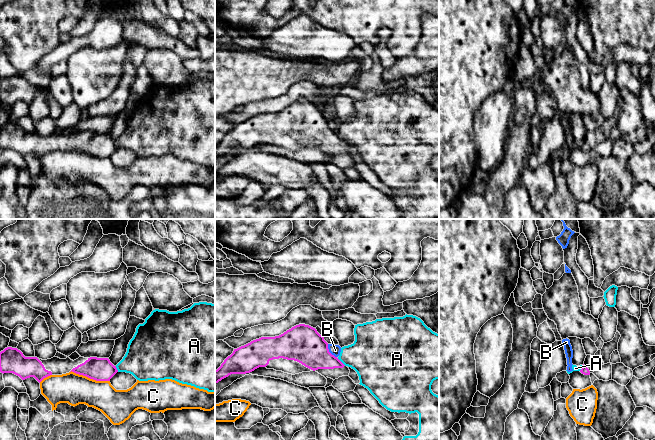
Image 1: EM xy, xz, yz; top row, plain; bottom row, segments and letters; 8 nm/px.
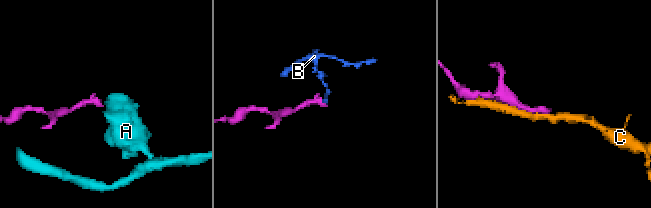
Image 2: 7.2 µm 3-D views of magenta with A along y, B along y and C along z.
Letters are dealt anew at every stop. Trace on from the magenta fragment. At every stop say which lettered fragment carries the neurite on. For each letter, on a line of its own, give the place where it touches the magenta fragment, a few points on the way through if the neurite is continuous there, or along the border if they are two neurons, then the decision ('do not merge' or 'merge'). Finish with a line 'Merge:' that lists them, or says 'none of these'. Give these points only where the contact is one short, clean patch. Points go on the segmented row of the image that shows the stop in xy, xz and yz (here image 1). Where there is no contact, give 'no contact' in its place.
A: contact xz (340, 361); border xz (337, 358), (345, 365); do not merge
B: contact xz (328, 351); border xz (327, 344), (328, 350), (336, 357); do not merge
C: contact xy (90, 378); do not merge
Merge: none of these

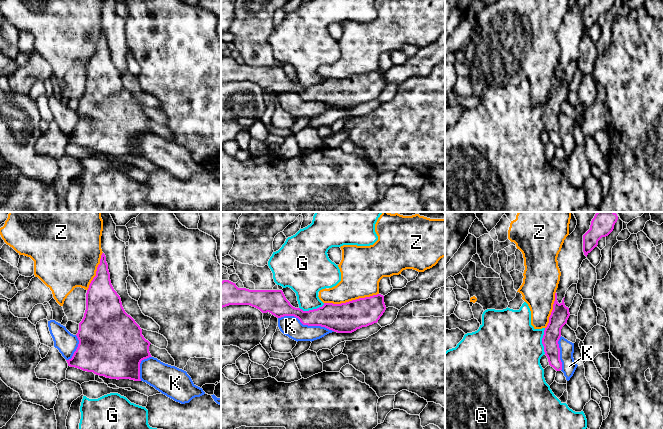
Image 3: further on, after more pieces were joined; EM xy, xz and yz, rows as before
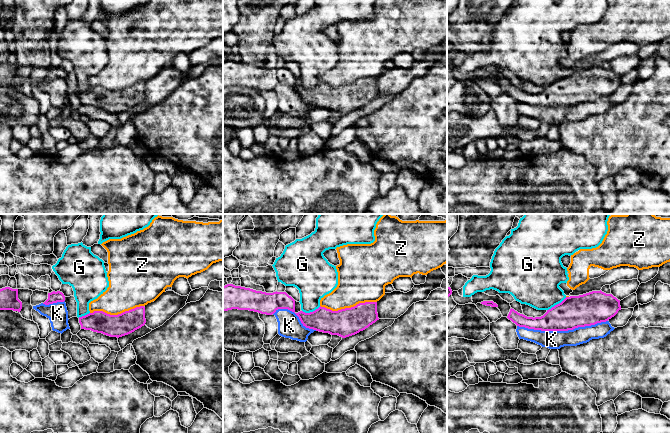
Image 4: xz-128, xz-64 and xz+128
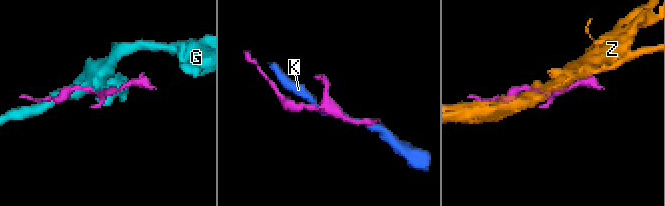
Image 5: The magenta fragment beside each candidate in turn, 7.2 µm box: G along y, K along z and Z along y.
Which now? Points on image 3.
G: contact xz (311, 310); do not merge
K: contact xz (306, 324); do not merge
Z: contact xz (352, 300); do not merge
Merge: none of these

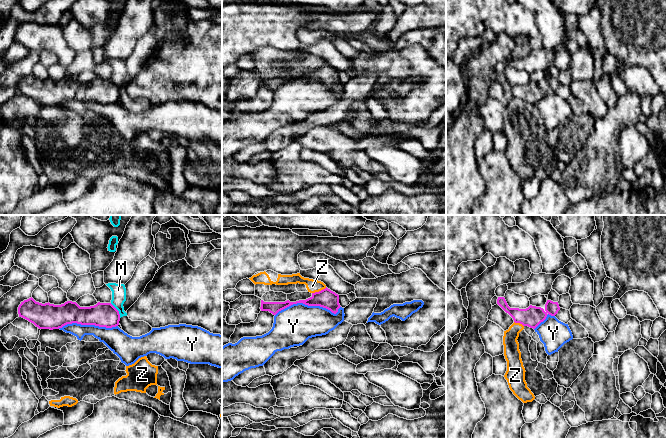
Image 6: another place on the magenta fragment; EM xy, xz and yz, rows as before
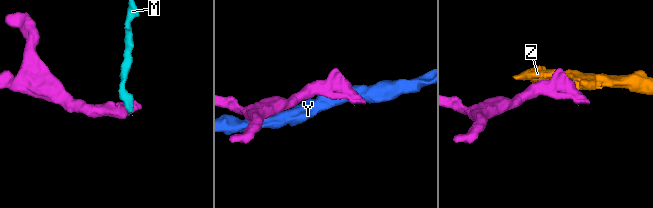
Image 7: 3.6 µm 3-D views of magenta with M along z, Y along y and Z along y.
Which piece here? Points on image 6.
M: contact xy (117, 310); border xy (110, 303), (118, 311), (120, 317); do not merge
Y: contact xz (308, 305); do not merge
Z: contact xz (319, 291); border xz (326, 287), (312, 293); do not merge
Merge: none of these

